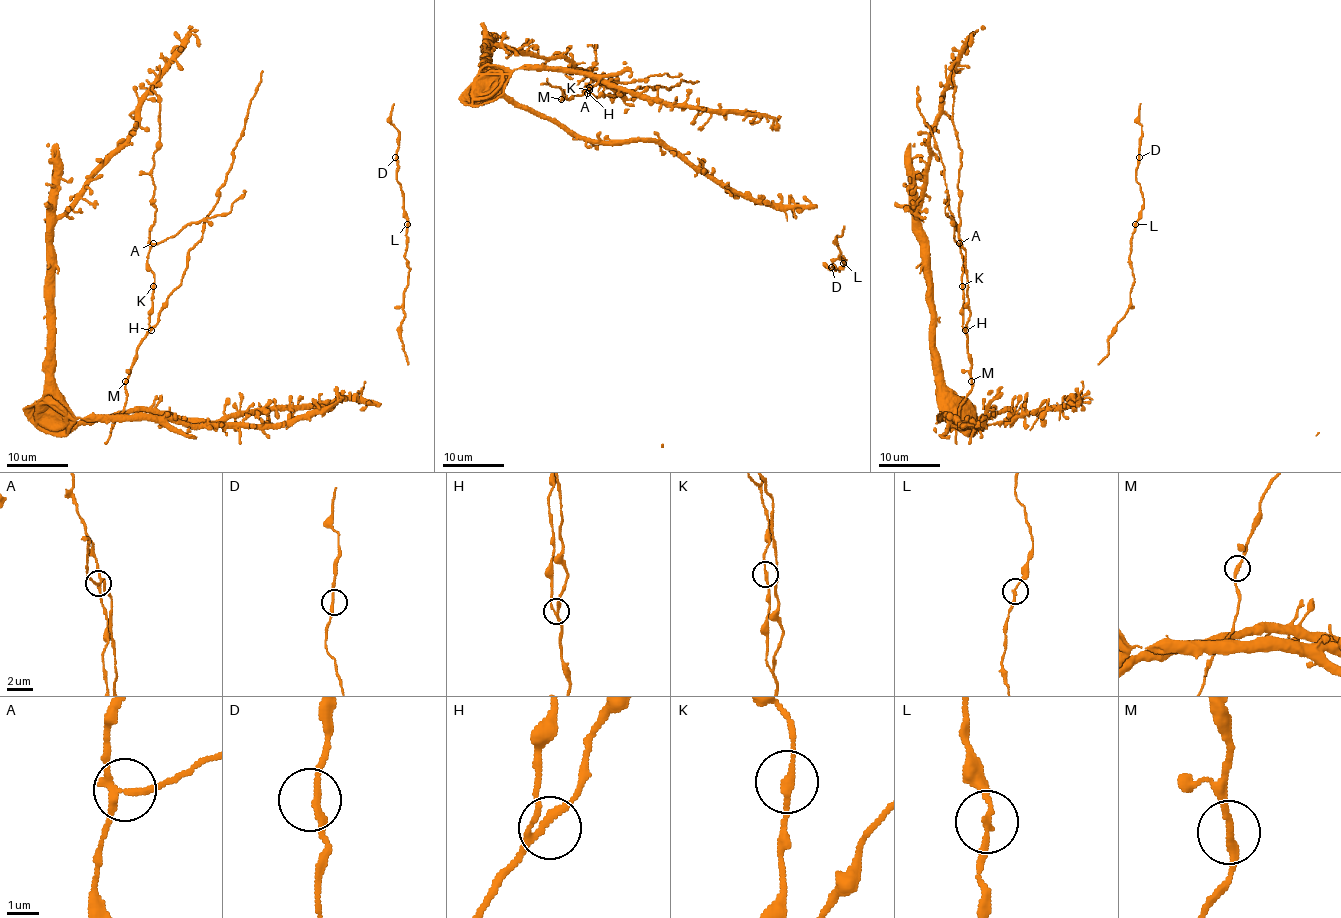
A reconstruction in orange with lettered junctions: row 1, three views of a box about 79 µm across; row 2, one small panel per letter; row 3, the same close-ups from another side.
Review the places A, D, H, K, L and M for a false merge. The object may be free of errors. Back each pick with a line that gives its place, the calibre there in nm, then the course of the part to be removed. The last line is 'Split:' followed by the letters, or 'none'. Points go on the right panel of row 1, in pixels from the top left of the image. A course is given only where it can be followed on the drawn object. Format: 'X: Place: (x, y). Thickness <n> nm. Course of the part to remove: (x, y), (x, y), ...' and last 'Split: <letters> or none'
A: Place: (959, 243). Thickness 200 nm. Course of the part to remove: (959, 243), (954, 237), (954, 225), (947, 215), (947, 189)
Split: A

